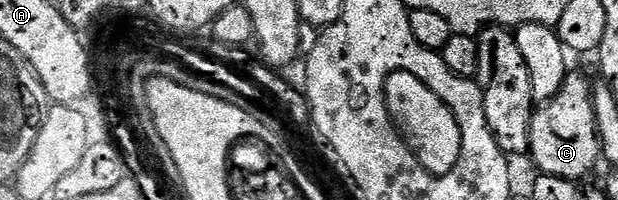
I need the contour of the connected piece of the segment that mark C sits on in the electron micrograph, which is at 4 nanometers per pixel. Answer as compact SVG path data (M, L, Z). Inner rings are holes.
M569 72L551 102L543 103L533 113L530 124L530 159L540 174L581 180L595 168L596 161L601 161L592 87L593 83L587 82L582 75Z

